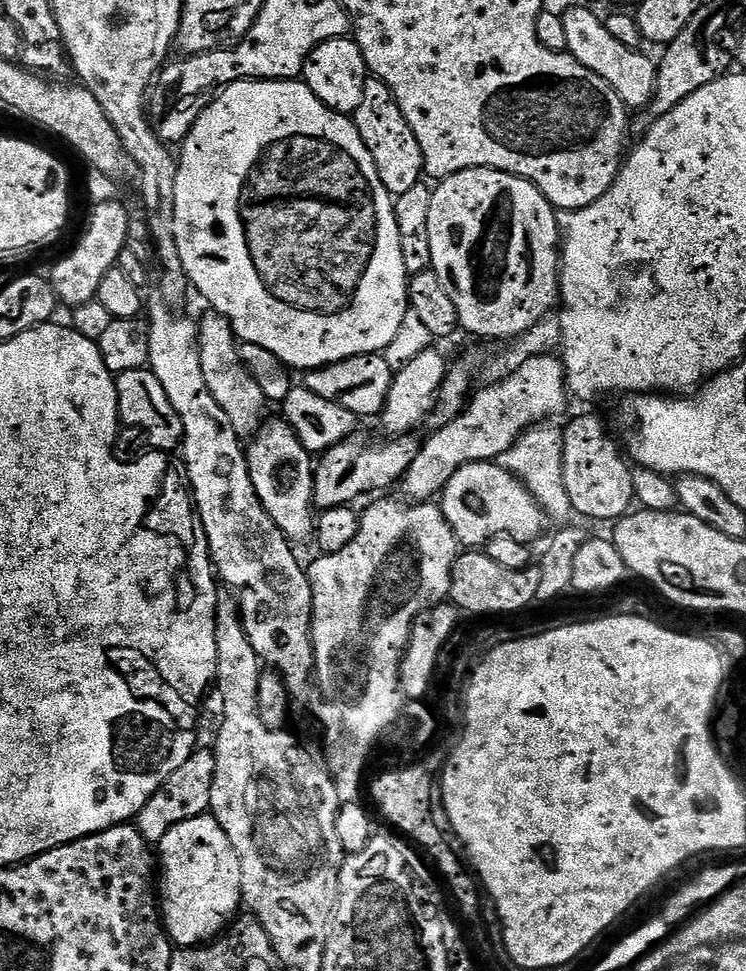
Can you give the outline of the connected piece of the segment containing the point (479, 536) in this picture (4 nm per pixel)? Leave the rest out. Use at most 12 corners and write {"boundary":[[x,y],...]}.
{"boundary":[[499,463],[467,464],[444,487],[461,545],[531,545],[544,508]]}

